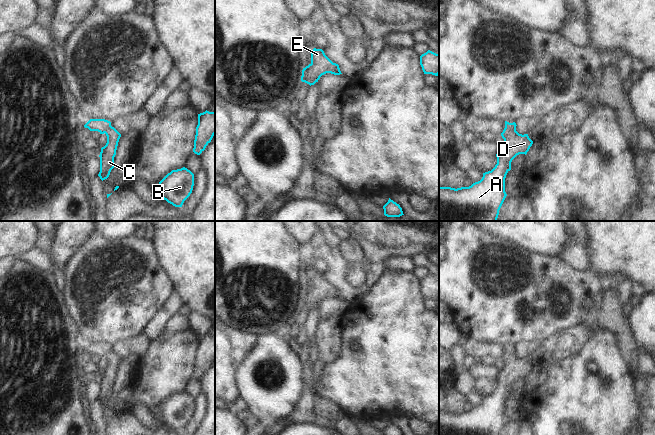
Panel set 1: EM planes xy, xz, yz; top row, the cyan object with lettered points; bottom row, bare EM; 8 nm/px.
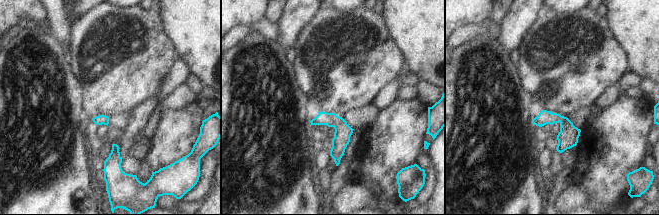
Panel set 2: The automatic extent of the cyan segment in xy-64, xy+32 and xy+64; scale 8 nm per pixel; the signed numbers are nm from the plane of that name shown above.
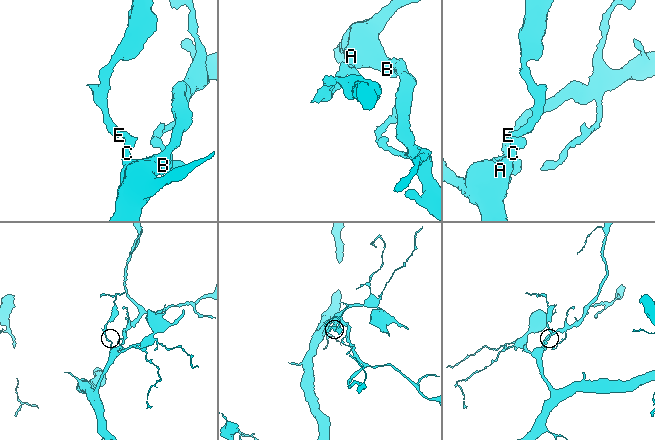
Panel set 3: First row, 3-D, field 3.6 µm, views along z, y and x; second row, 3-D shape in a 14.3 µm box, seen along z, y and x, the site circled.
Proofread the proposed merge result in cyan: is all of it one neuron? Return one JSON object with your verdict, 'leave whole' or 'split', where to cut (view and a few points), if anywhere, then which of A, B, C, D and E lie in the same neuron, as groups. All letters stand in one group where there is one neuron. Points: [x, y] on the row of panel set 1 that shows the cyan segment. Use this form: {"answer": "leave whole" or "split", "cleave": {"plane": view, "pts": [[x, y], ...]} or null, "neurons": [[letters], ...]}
{"answer": "leave whole", "cleave": null, "neurons": [["A", "B", "C", "D", "E"]]}

